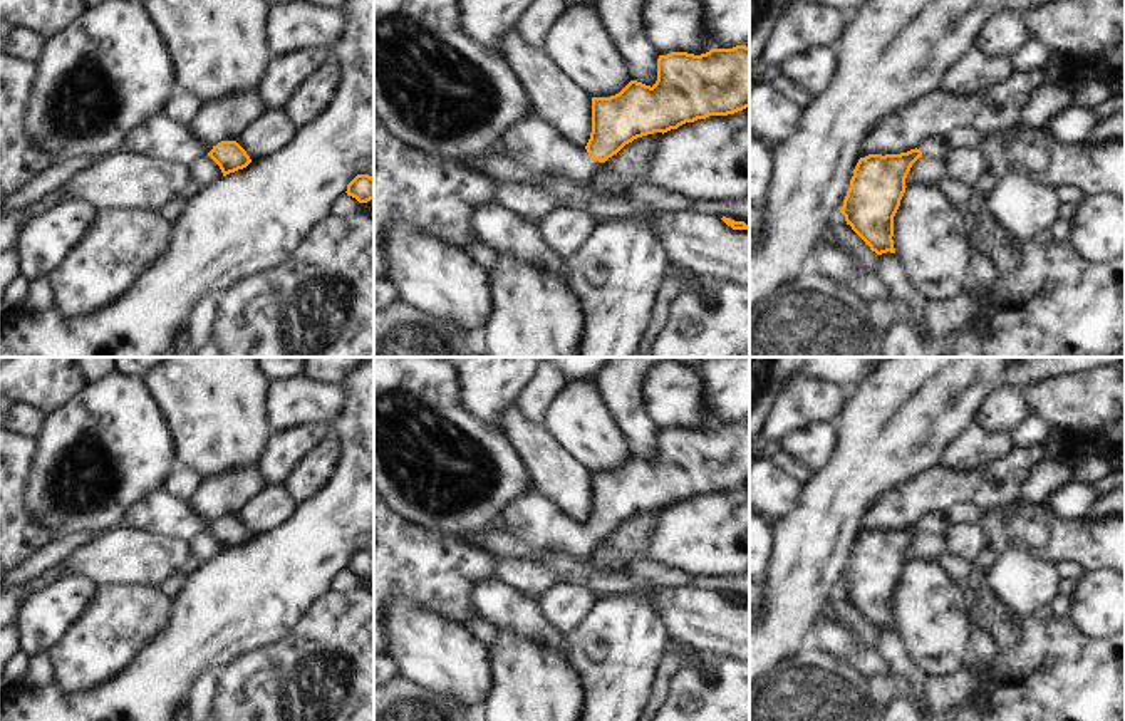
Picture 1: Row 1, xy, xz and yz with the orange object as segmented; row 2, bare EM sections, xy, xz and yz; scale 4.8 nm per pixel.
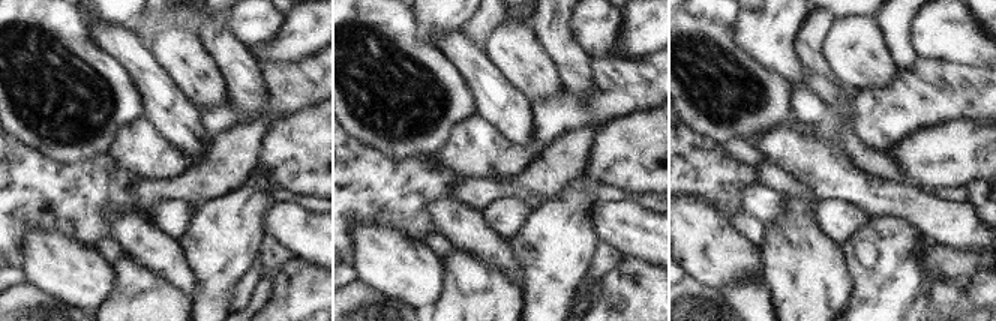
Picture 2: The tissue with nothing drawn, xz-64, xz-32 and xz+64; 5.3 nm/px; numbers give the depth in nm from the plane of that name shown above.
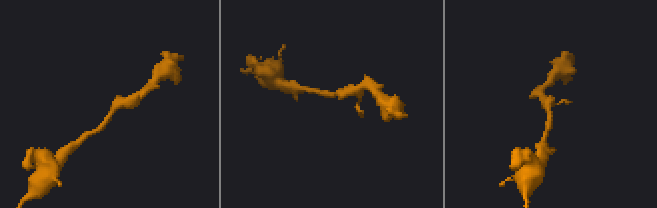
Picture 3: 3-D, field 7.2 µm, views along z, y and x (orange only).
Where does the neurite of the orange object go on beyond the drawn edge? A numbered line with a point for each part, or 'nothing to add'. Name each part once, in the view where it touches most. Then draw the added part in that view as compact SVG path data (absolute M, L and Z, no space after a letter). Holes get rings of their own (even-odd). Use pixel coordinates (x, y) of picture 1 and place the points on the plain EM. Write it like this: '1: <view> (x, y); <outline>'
1: xz (530, 525); M526 491L510 501L491 530L464 535L461 540L501 557L530 560L537 560L547 550L590 557L600 542L587 525L568 518L537 491Z

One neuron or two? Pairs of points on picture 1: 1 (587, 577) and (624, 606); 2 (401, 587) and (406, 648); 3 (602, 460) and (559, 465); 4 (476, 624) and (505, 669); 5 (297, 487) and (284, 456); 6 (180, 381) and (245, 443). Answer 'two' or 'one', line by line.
1: two
2: two
3: two
4: two
5: two
6: one

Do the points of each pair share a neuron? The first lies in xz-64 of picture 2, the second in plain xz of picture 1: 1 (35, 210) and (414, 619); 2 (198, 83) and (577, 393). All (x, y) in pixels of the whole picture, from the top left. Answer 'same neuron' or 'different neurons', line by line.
1: different neurons
2: same neuron

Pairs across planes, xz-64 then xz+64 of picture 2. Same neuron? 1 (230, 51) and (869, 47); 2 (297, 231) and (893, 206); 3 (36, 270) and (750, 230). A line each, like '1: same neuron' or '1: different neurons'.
1: different neurons
2: same neuron
3: different neurons

